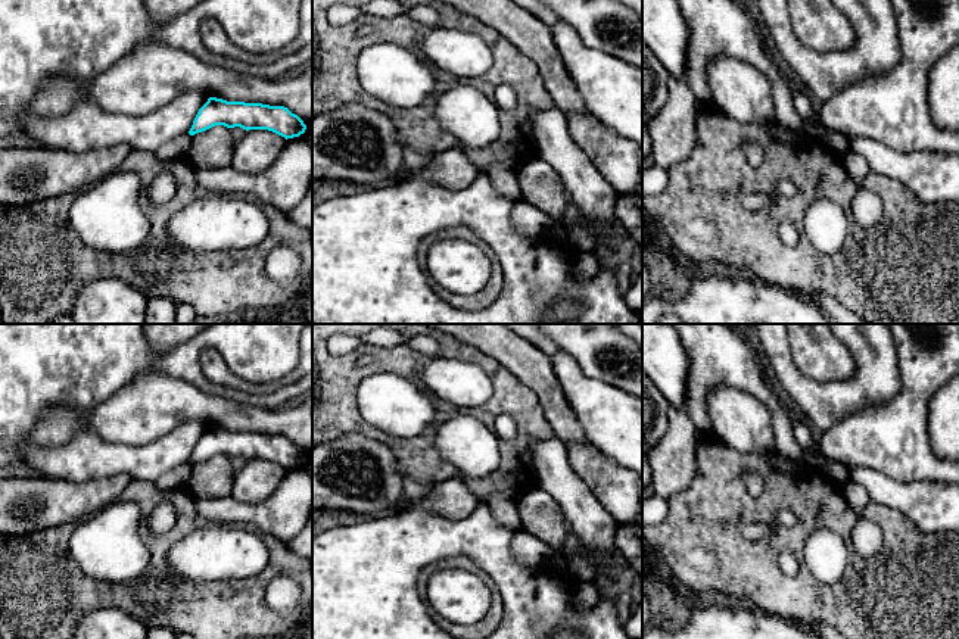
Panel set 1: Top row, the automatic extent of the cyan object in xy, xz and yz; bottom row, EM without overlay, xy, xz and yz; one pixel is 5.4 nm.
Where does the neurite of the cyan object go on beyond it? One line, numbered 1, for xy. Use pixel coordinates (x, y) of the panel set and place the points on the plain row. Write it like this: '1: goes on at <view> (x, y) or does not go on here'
1: does not go on here

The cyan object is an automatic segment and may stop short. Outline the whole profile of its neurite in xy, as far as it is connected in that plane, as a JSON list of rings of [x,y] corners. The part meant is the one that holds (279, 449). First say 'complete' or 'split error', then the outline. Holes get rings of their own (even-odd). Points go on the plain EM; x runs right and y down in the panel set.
complete | [[[209,427],[199,439],[189,464],[194,465],[215,455],[224,455],[227,458],[240,456],[246,461],[268,459],[286,470],[299,467],[306,459],[303,451],[284,436],[227,431]]]

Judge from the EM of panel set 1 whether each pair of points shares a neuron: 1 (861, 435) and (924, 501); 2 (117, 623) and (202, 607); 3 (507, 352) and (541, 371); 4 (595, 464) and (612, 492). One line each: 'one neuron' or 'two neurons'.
1: two neurons
2: two neurons
3: one neuron
4: one neuron

